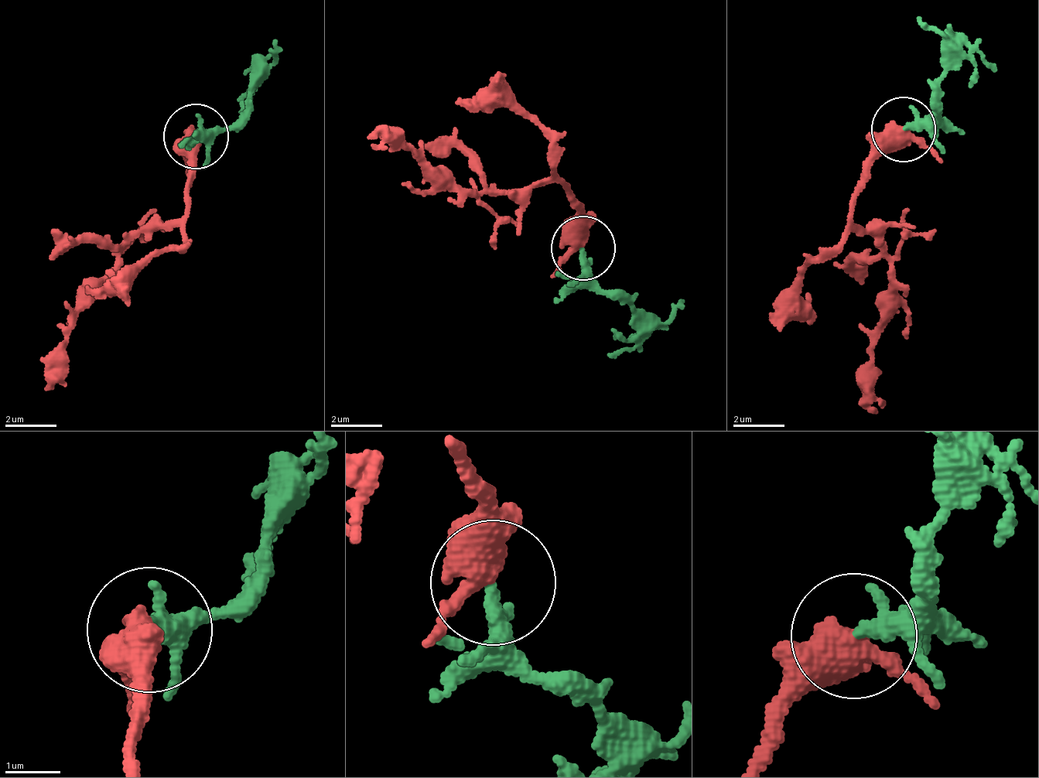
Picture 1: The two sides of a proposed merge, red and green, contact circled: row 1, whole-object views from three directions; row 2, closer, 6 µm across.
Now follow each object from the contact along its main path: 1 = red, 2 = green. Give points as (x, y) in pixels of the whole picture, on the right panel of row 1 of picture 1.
1: (901, 131), (850, 215), (875, 236), (890, 265), (871, 329), (876, 411)
2: (901, 131), (925, 129), (940, 98), (943, 35), (918, 15)

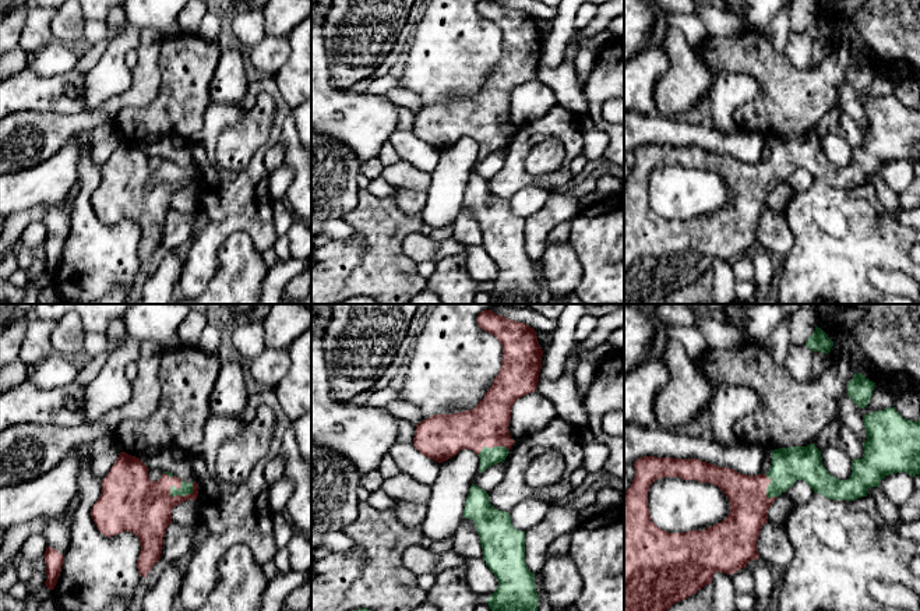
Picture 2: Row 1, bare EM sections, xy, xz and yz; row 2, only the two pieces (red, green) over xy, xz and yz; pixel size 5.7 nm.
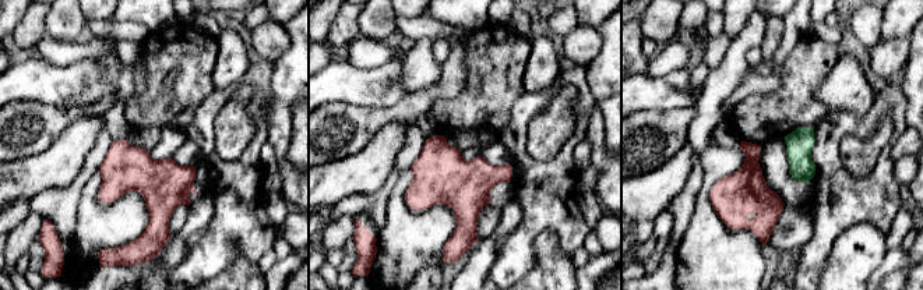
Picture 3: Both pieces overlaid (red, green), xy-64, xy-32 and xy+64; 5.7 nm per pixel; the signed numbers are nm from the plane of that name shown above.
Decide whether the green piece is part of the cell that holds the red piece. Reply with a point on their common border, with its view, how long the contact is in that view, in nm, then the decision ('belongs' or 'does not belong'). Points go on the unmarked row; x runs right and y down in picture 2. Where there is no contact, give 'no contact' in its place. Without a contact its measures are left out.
xy (184, 183) | 170 nm | belongs

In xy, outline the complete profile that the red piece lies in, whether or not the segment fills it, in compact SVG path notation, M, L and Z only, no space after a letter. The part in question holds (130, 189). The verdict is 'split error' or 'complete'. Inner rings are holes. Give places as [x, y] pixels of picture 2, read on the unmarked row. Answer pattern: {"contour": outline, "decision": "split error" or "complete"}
{"contour": "M120 139L102 167L102 181L91 197L102 222L112 225L131 219L140 226L137 255L144 266L161 247L173 195L198 184L195 169L181 169L169 159L158 169L151 169L148 158L140 145Z", "decision": "split error"}

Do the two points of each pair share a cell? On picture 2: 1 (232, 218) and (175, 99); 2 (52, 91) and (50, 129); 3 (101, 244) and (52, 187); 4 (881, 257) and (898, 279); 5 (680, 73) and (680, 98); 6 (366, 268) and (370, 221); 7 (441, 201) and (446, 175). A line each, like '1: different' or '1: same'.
1: different
2: different
3: different
4: different
5: same
6: same
7: same

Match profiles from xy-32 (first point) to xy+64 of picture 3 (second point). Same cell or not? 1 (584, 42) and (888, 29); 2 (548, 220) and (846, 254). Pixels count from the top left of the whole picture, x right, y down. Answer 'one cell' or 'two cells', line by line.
1: two cells
2: two cells

